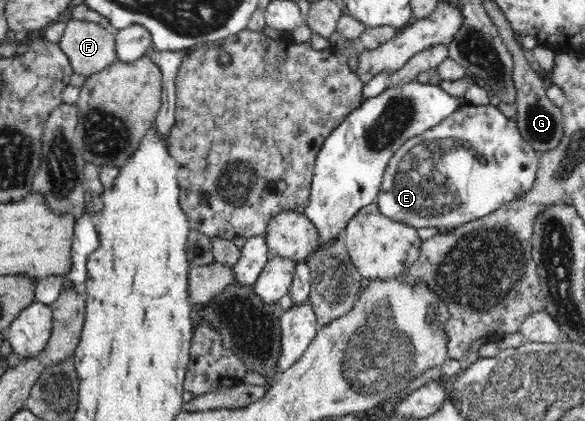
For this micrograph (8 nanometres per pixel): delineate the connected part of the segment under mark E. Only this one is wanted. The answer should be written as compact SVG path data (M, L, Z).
M465 103L461 107L456 108L450 116L446 116L442 122L439 122L434 128L423 132L420 136L415 136L407 140L388 161L388 166L383 174L380 192L376 198L376 205L382 214L390 217L394 221L410 225L416 231L422 228L436 228L437 230L447 230L460 228L464 223L471 220L482 218L491 212L498 210L502 205L514 200L525 192L528 192L534 184L536 178L536 170L538 166L539 153L532 148L532 145L521 135L518 130L517 122L514 118L506 117L497 106L474 106Z

